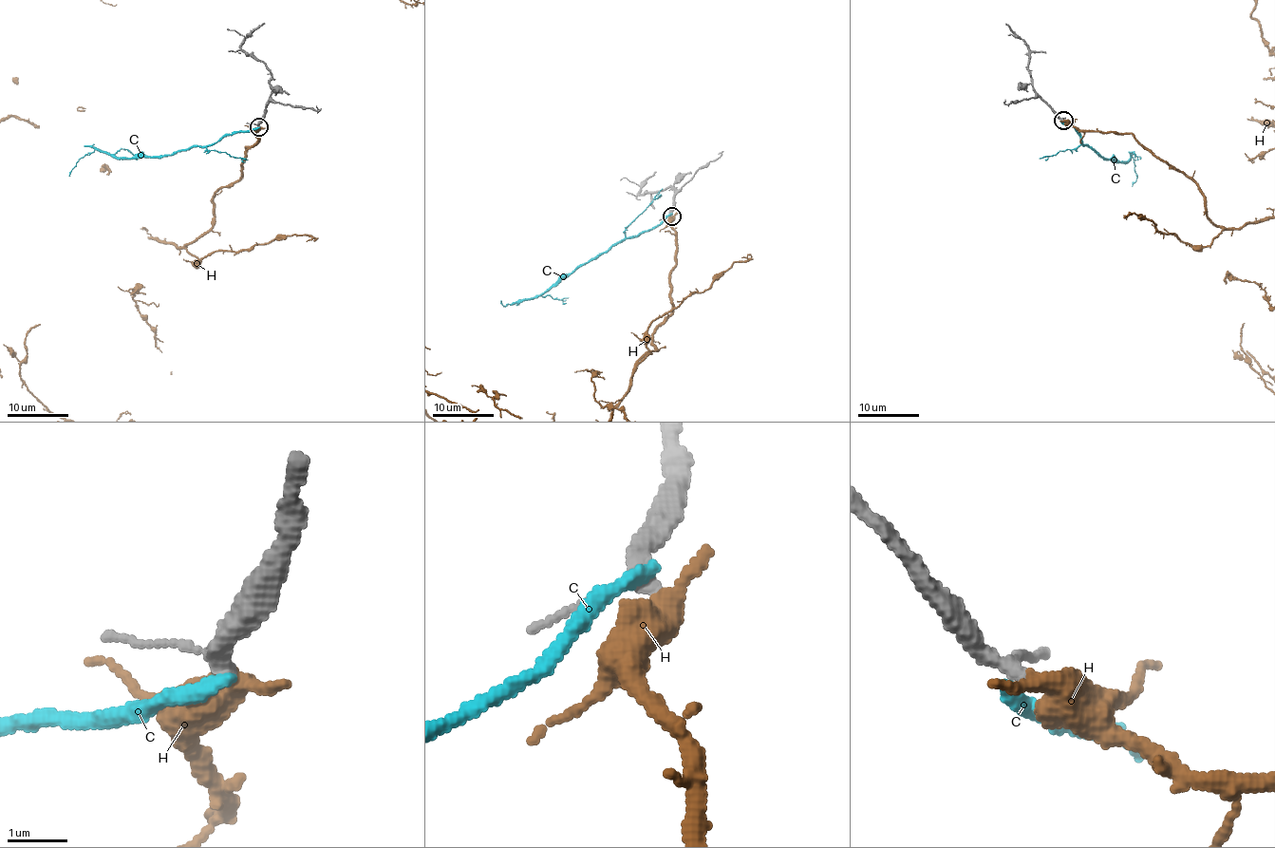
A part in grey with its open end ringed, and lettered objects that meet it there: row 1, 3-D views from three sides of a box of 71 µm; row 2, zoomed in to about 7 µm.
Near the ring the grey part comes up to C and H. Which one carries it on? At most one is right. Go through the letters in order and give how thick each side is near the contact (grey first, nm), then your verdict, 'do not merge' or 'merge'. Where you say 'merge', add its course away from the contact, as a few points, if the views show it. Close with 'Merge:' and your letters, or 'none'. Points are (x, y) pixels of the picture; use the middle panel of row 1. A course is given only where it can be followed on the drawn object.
C: 240/280 nm | do not merge
H: 240/480 nm | merge
Merge: H

